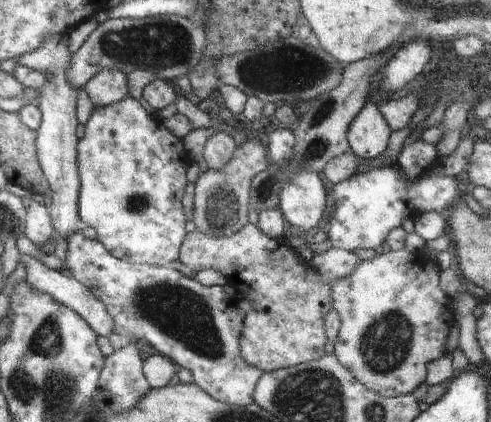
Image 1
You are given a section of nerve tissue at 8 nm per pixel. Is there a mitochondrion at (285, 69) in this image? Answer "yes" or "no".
yes

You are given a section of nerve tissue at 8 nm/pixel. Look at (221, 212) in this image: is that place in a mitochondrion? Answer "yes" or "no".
yes

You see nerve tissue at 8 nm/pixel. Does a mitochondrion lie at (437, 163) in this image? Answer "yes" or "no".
no

